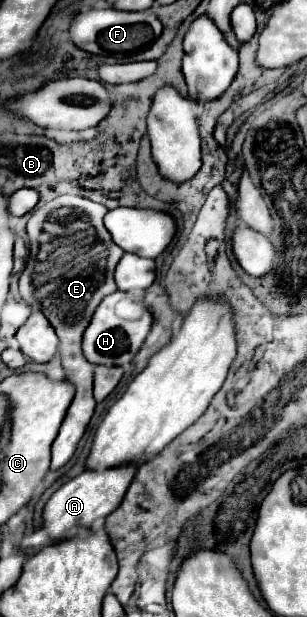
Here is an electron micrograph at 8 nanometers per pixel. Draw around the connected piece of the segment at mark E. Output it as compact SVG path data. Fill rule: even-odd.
M64 195L64 197L52 199L46 205L42 205L40 209L36 209L28 221L28 227L26 227L28 239L30 239L30 257L28 257L26 269L20 275L20 295L28 305L32 305L32 309L42 311L46 315L46 319L52 323L52 327L56 329L56 335L60 339L58 351L62 357L62 367L66 371L66 379L76 385L76 397L66 413L66 419L60 427L56 441L52 443L52 471L58 471L60 467L64 467L72 459L76 445L82 439L86 425L92 419L94 407L96 407L96 401L92 397L94 365L86 361L86 357L80 349L80 341L82 341L84 329L88 327L92 313L96 311L100 301L106 295L118 291L118 287L114 285L114 267L118 265L118 261L124 253L116 243L112 243L110 233L104 229L104 215L106 213L108 213L108 209L104 209L104 205L96 205L96 201L90 201L86 197L76 197L76 195ZM44 219L52 219L52 223L64 223L60 227L70 227L70 223L72 223L72 227L88 227L88 229L92 229L92 235L84 237L80 241L74 241L72 253L60 257L58 261L52 261L50 257L44 257L40 253L38 235L42 235Z

